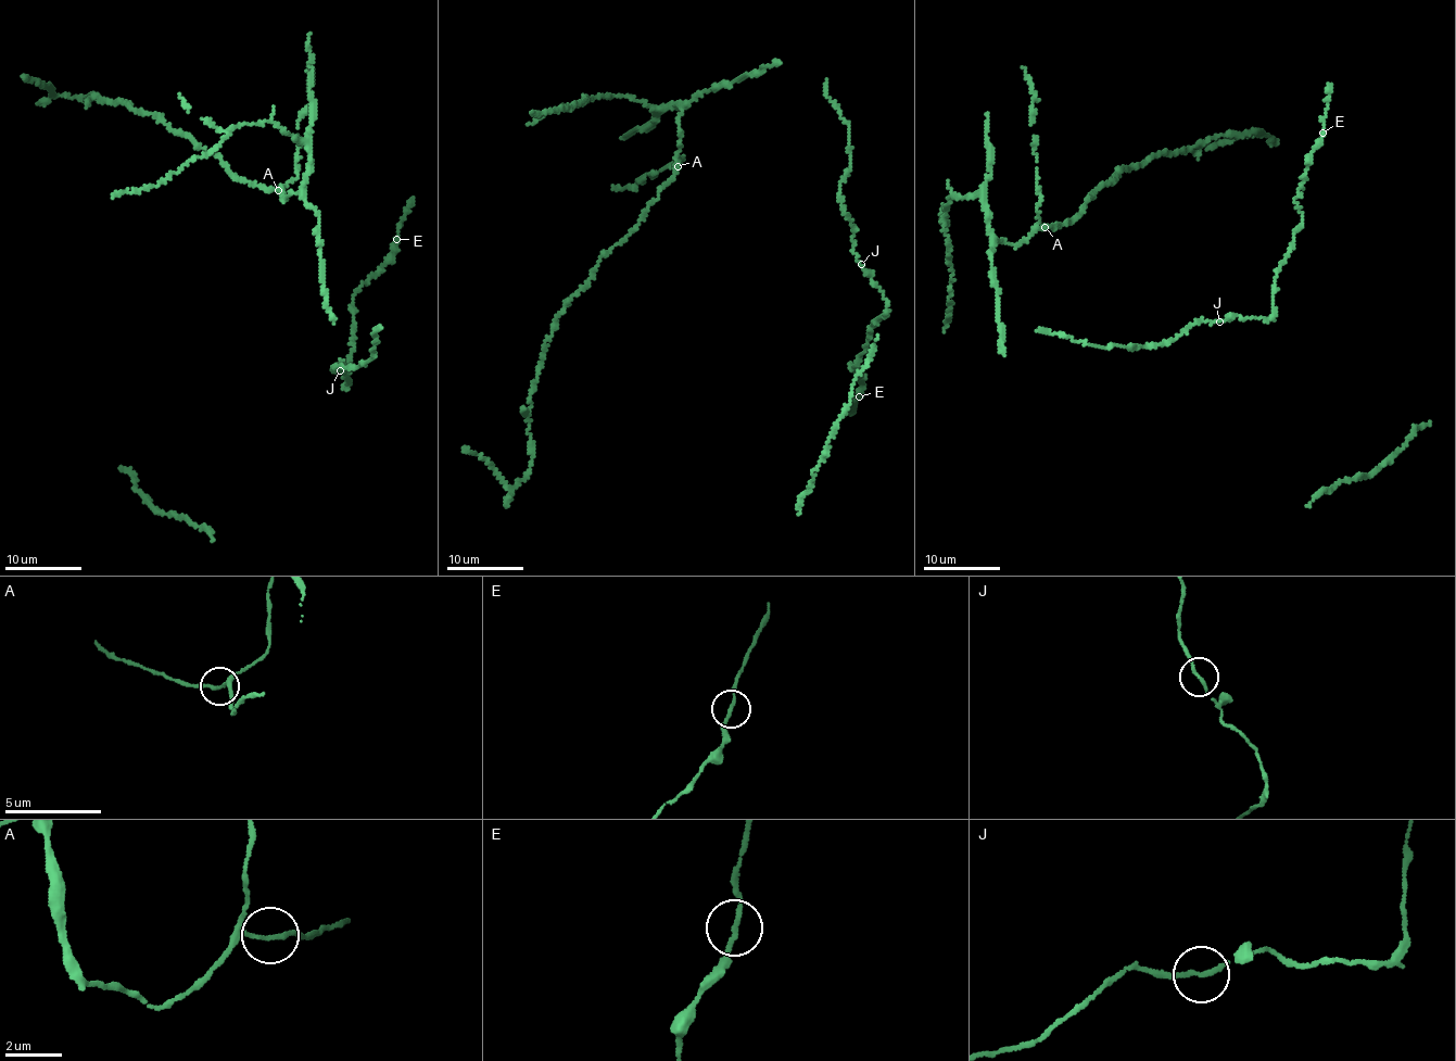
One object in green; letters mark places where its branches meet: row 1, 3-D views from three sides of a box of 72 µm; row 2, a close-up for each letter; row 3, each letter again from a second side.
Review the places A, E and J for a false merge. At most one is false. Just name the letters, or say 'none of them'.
none of them

